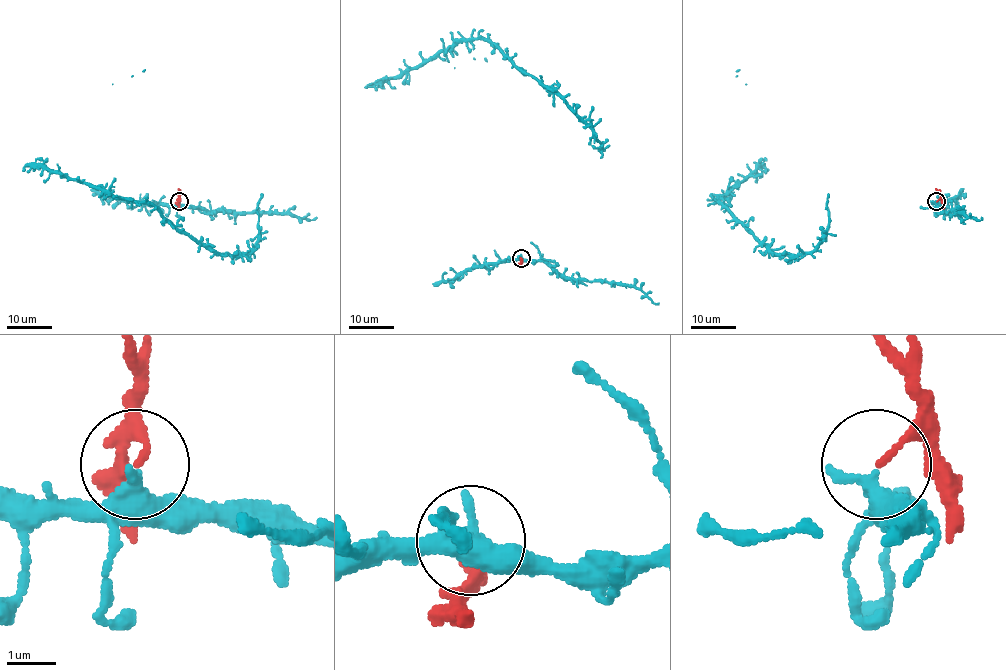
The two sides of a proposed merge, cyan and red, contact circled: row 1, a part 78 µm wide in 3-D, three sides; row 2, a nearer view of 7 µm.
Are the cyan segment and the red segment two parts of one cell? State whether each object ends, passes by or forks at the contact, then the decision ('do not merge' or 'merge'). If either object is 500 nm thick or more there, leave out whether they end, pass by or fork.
cyan forks; red ends; do not merge

